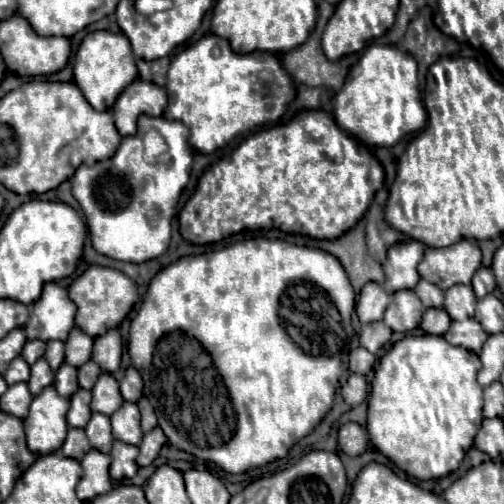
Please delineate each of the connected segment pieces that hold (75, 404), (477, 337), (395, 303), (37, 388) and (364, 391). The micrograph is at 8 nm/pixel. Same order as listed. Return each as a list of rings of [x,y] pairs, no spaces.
[[[78,390],[72,398],[70,398],[70,410],[68,410],[68,426],[70,428],[84,428],[86,422],[90,420],[90,400],[92,394],[90,390]]]
[[[468,318],[462,322],[452,322],[452,326],[444,334],[444,338],[452,346],[462,346],[466,350],[474,350],[474,354],[480,354],[482,344],[486,342],[488,334],[482,330],[482,326],[474,318]]]
[[[400,290],[398,294],[394,294],[390,302],[384,314],[384,322],[394,332],[410,332],[416,326],[420,326],[422,314],[424,314],[424,306],[422,302],[418,302],[414,290]]]
[[[40,358],[34,366],[32,366],[32,376],[28,380],[28,388],[32,392],[32,396],[38,396],[42,392],[42,388],[50,386],[54,382],[54,372],[50,370],[48,362],[44,358]]]
[[[350,374],[348,382],[342,386],[342,398],[346,400],[346,404],[350,406],[358,406],[366,400],[368,396],[368,382],[364,376],[360,374]]]

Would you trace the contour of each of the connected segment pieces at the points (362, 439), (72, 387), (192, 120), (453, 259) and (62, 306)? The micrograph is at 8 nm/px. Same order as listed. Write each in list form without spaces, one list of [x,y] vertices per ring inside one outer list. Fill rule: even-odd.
[[[348,422],[338,430],[338,448],[348,456],[360,456],[368,446],[368,434],[362,426]]]
[[[62,364],[60,370],[56,372],[56,382],[54,382],[58,394],[62,394],[64,398],[70,398],[80,386],[78,386],[78,370],[70,364]]]
[[[214,34],[186,46],[172,58],[166,90],[168,108],[164,116],[186,124],[190,128],[190,146],[202,154],[226,146],[234,136],[252,132],[254,126],[278,122],[296,98],[296,84],[292,86],[290,74],[274,54],[238,54],[224,38]],[[214,46],[220,46],[220,56],[212,54]]]
[[[460,240],[446,248],[426,248],[418,272],[424,280],[434,282],[440,290],[454,284],[470,284],[474,272],[482,264],[482,252],[470,240]]]
[[[48,282],[42,290],[42,296],[30,308],[30,322],[26,324],[28,340],[66,340],[66,334],[74,326],[76,306],[70,302],[66,288],[60,288],[56,282]]]

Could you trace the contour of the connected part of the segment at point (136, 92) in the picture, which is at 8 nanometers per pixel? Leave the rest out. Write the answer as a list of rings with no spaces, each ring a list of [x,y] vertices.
[[[134,80],[112,108],[116,128],[122,136],[136,134],[136,120],[140,114],[162,116],[166,108],[166,90],[144,80]]]

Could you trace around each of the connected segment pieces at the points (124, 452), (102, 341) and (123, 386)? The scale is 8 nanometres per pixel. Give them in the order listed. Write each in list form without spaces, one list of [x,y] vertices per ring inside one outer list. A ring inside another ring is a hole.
[[[114,440],[110,456],[112,456],[112,466],[110,466],[112,480],[132,478],[136,474],[136,470],[138,470],[138,464],[136,464],[138,448],[136,446],[130,446],[130,444]]]
[[[114,328],[106,332],[104,336],[94,338],[94,350],[92,350],[92,360],[98,362],[98,366],[104,372],[116,372],[120,368],[122,360],[122,338],[120,332]]]
[[[130,366],[120,382],[120,392],[122,398],[128,402],[138,402],[142,396],[142,378],[134,366]]]

